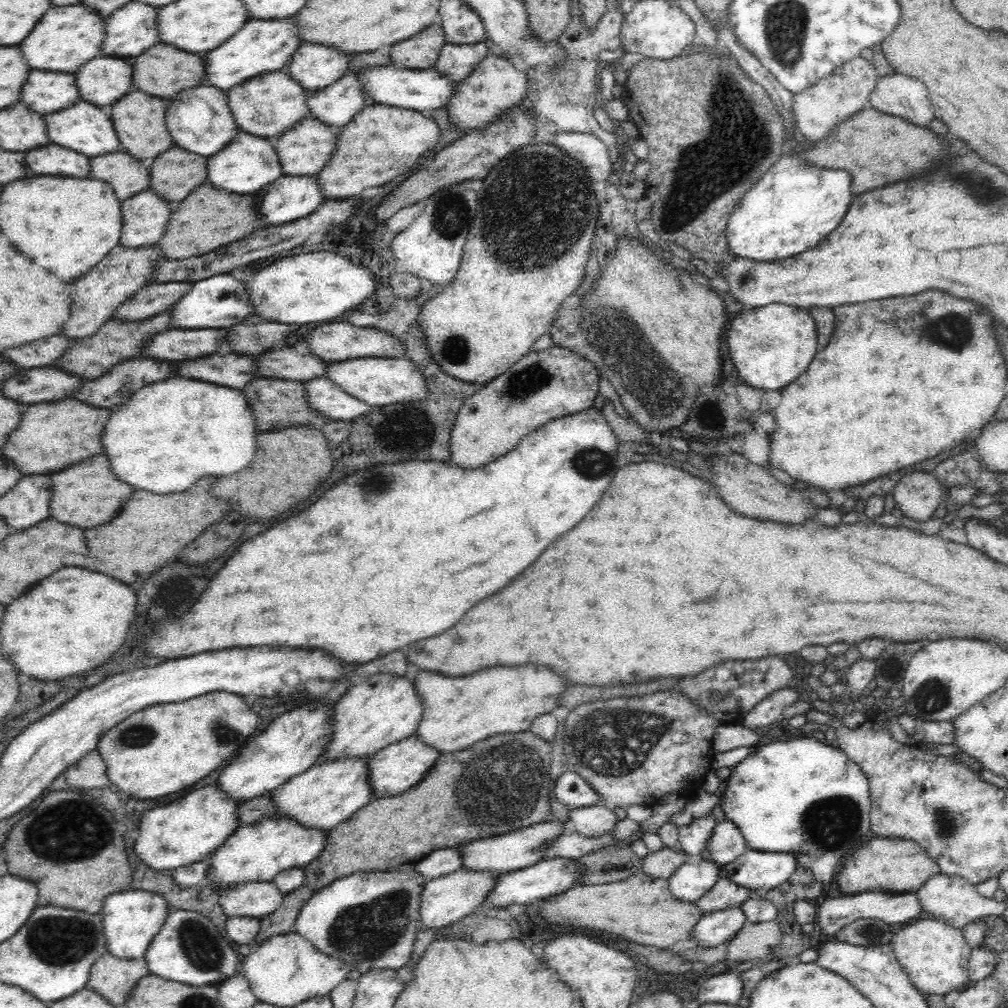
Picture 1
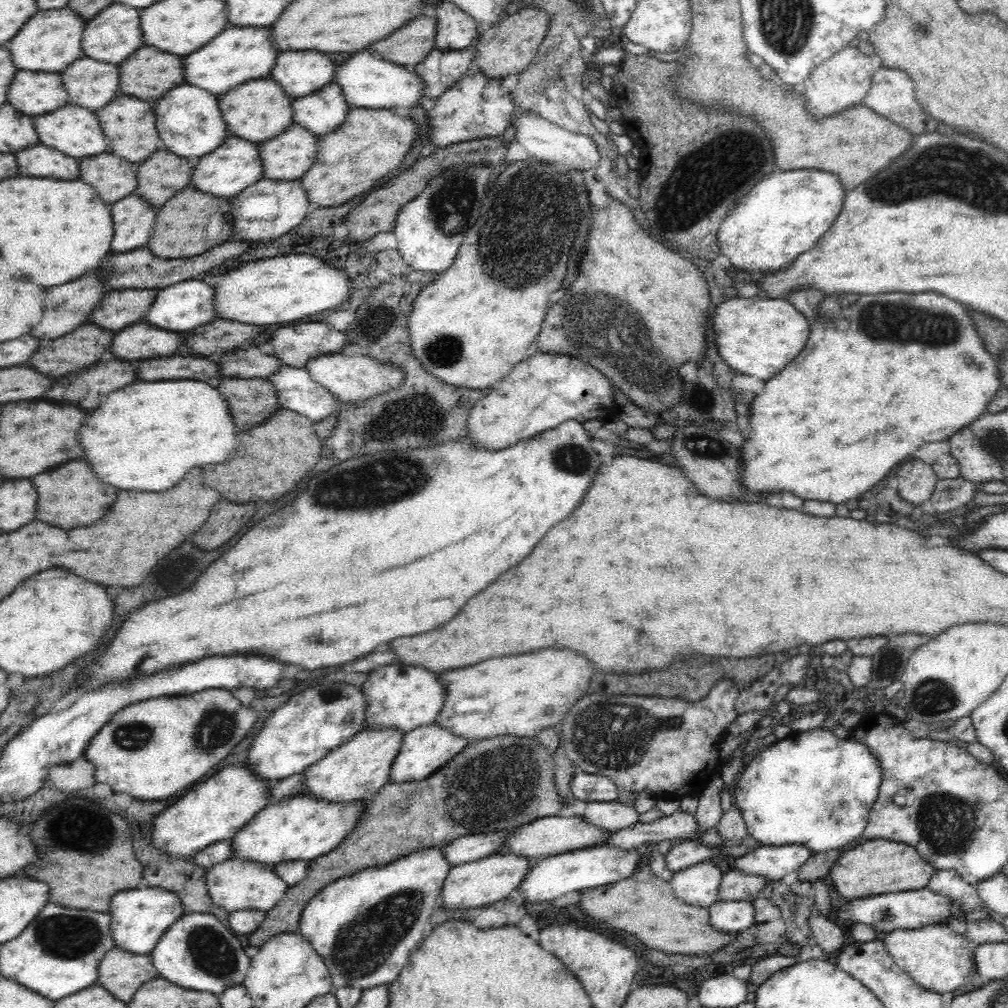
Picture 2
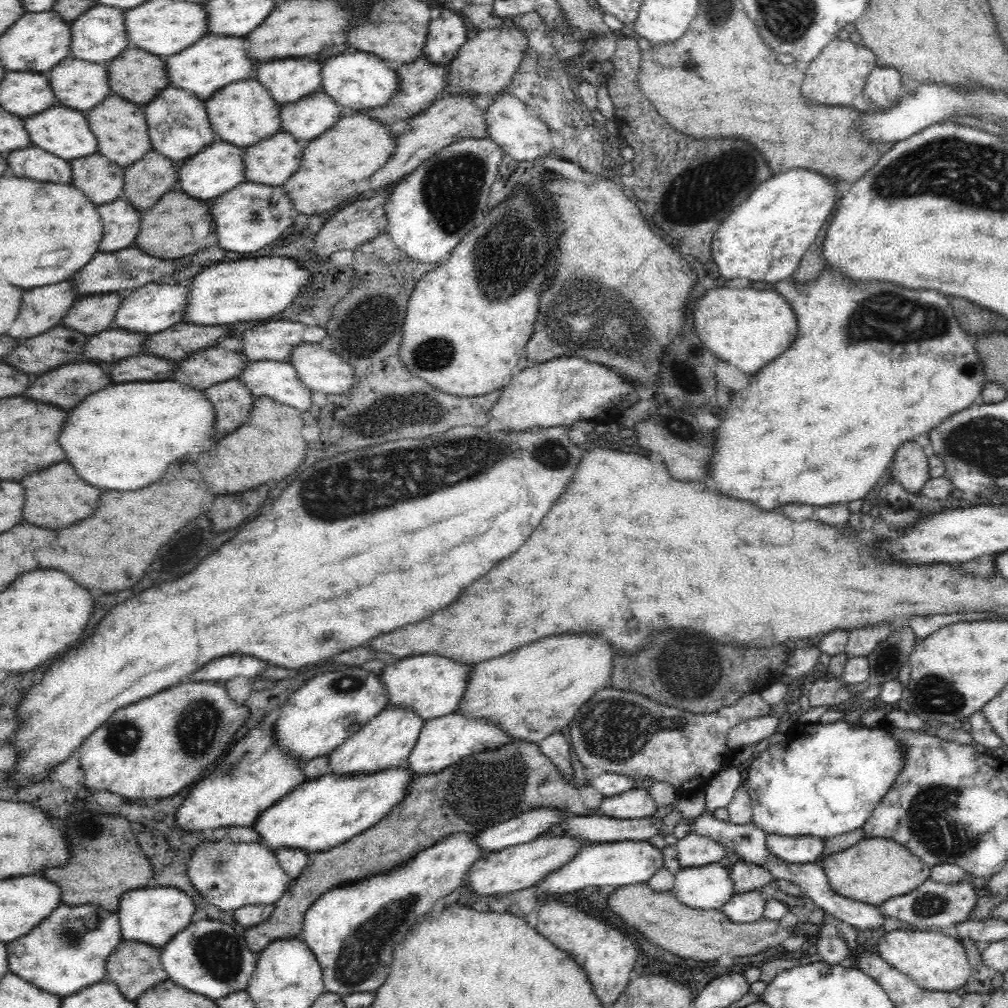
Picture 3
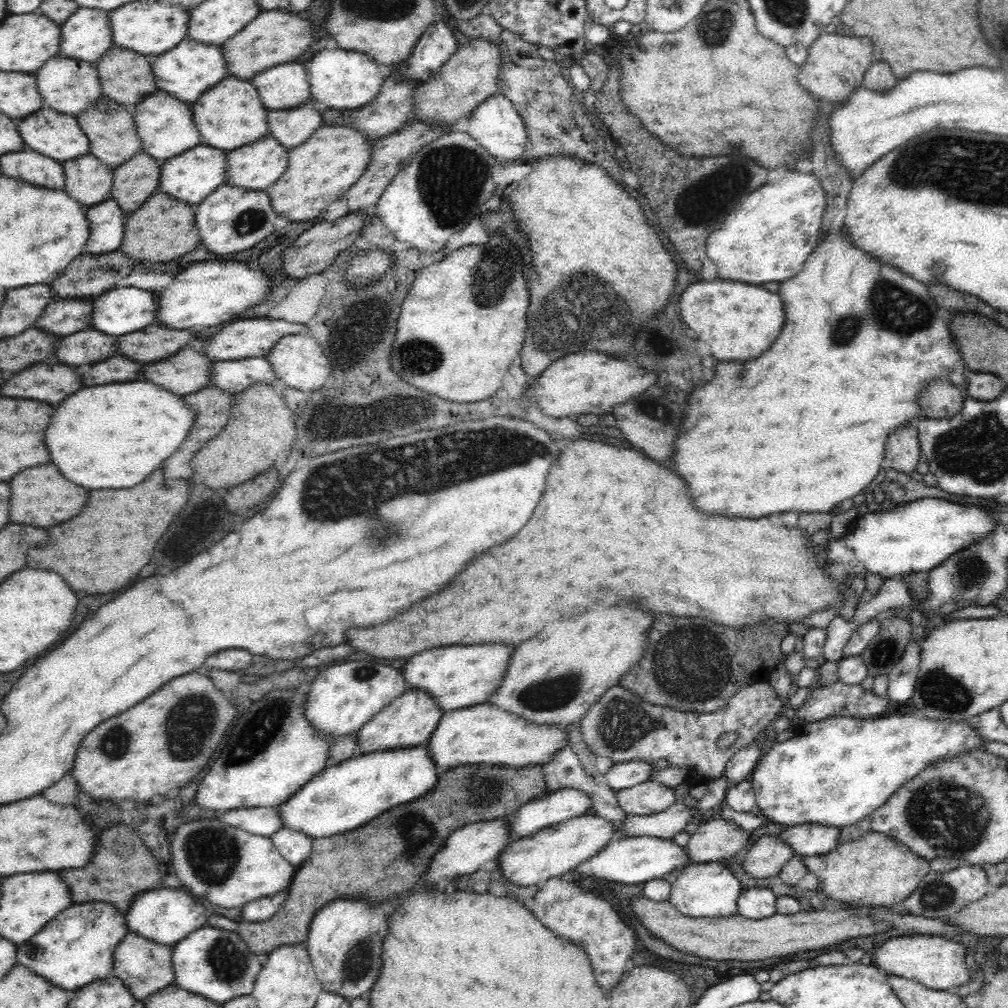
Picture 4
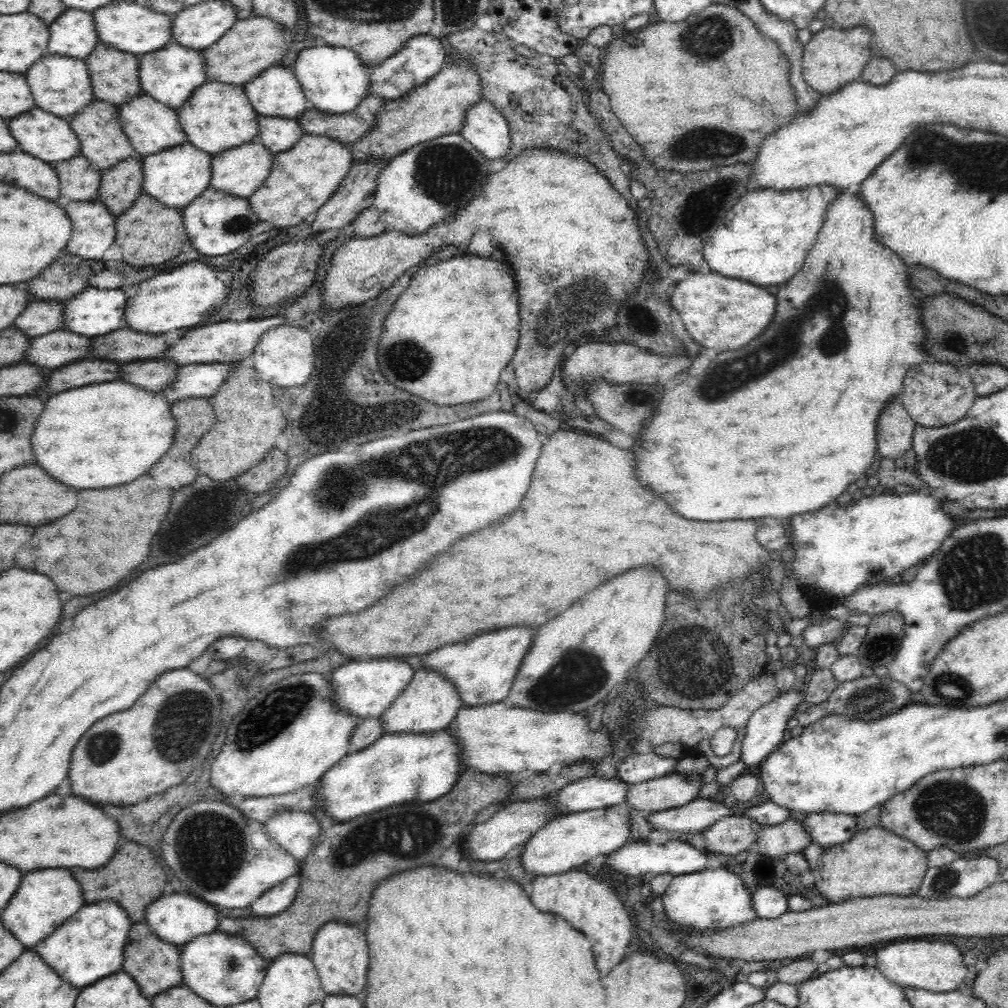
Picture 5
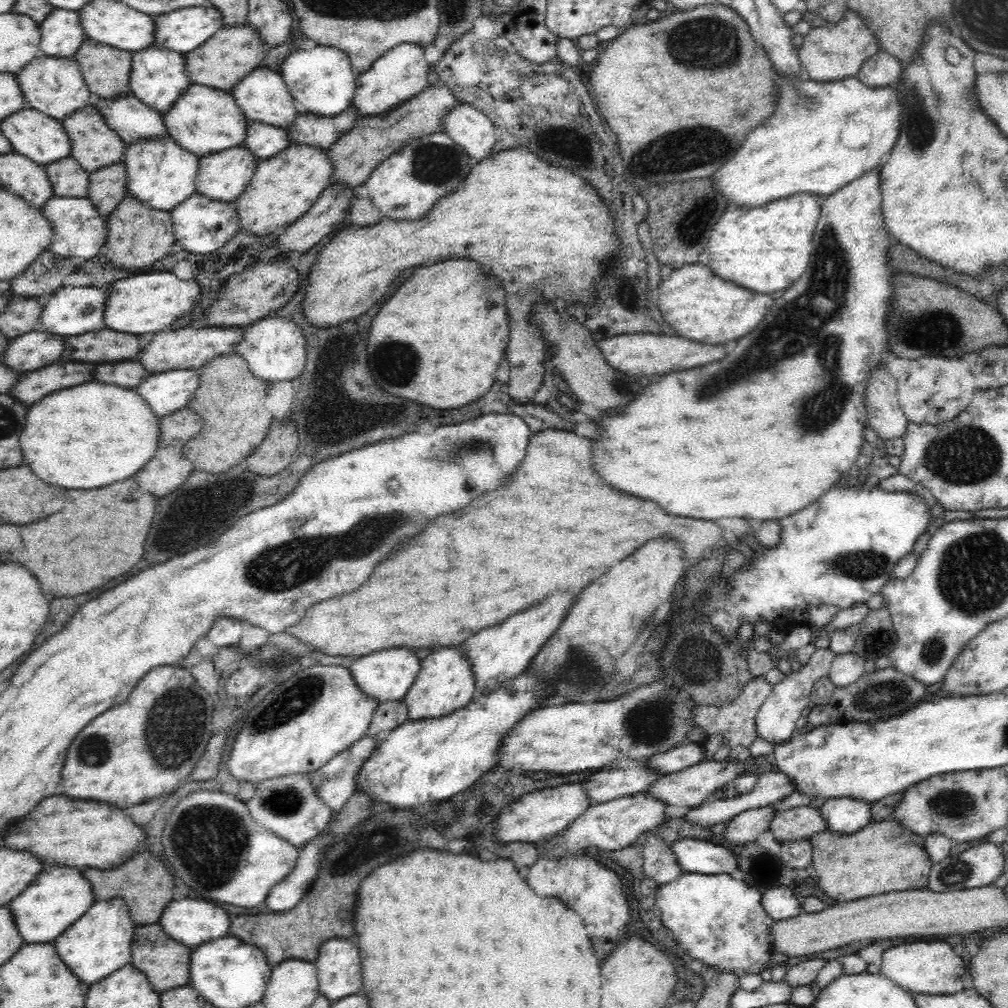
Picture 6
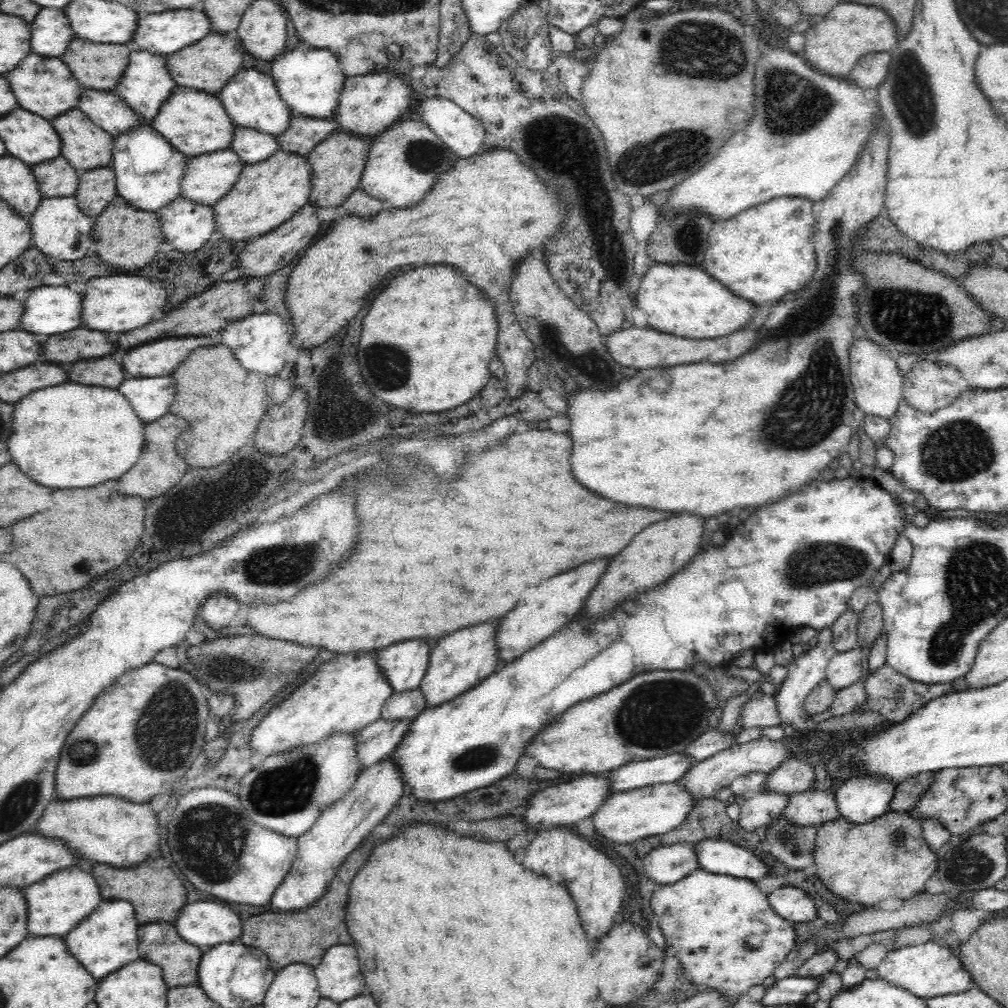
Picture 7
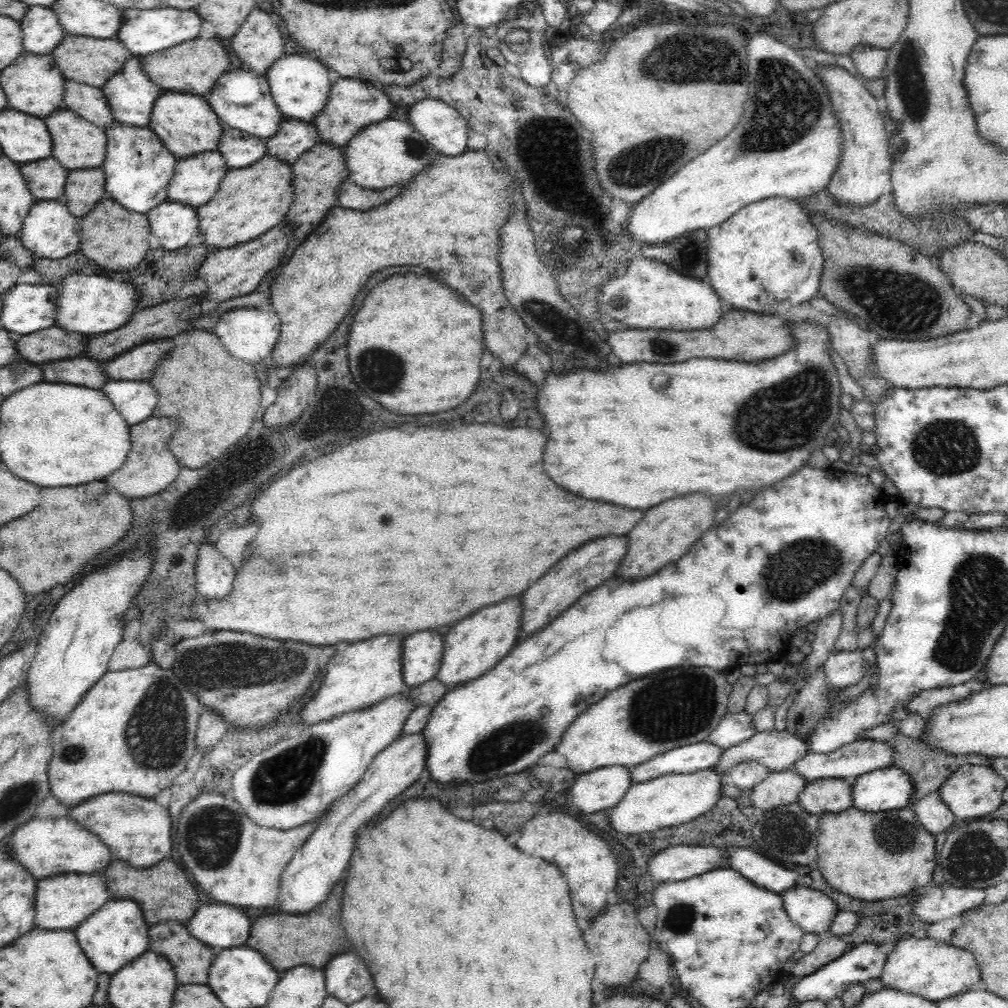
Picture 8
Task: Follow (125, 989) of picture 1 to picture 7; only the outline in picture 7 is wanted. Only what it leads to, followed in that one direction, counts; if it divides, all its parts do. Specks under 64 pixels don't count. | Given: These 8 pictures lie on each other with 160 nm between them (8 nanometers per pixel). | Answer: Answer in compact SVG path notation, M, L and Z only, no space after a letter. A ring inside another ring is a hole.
M169 922L148 923L148 926L140 925L137 935L139 939L137 947L139 958L160 967L162 979L164 979L168 988L196 985L196 980L198 980L196 970L204 948L198 948L185 942L176 932L173 923Z

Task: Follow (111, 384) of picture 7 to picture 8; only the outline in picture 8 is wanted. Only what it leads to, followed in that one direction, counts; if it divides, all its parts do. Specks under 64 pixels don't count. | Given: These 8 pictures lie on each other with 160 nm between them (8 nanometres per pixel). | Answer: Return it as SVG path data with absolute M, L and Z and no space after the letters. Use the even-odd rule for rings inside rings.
M82 356L62 362L43 363L40 367L46 382L73 384L96 390L101 389L110 380L104 372L103 363Z

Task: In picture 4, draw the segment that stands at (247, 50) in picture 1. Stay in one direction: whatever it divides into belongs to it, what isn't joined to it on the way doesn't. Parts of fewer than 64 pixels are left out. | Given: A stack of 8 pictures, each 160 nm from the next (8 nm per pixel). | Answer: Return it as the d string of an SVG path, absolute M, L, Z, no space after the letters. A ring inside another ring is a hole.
M184 39L178 46L165 54L152 58L152 70L158 89L175 96L182 102L195 103L209 88L230 76L221 47L202 44L197 40Z

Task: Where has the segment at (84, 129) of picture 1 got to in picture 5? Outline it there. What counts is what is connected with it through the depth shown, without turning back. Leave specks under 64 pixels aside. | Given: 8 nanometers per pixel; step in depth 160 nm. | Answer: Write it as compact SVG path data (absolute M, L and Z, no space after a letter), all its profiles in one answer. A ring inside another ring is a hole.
M32 108L26 114L20 114L18 118L10 120L10 132L18 140L24 152L32 154L34 158L40 158L44 162L62 162L68 158L74 158L81 154L80 140L76 138L70 124L62 118L56 118L54 114L48 114L40 108Z

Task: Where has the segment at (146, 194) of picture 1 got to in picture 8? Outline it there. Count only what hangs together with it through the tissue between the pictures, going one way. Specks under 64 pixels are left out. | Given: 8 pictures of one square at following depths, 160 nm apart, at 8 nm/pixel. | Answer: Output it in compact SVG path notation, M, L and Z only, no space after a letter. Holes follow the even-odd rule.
M60 200L56 201L38 201L32 205L29 213L26 215L22 225L22 244L25 248L30 250L36 258L68 258L79 250L80 246L80 226L81 219L74 216L68 207Z

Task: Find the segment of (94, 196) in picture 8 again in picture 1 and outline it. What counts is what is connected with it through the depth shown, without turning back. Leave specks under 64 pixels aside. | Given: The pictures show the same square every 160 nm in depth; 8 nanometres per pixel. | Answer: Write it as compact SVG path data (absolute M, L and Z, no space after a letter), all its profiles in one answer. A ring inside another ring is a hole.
M174 146L170 150L164 151L160 156L150 161L151 183L149 188L166 202L180 202L190 196L190 193L201 184L206 182L207 178L207 157L188 152L183 148Z

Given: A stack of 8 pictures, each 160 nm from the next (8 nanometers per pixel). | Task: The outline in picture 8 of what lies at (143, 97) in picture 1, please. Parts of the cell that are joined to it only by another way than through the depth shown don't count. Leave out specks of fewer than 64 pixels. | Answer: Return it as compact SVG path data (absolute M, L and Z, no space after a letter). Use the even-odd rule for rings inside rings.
M60 109L50 118L46 118L46 126L54 140L52 156L58 159L69 171L95 169L104 164L107 149L107 134L105 129L92 124L85 118L80 118L73 110Z

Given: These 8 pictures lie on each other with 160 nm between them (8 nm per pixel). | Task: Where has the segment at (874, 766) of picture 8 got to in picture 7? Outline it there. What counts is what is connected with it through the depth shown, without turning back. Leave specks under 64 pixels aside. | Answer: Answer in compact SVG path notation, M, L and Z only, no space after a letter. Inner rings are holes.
M786 760L772 772L766 773L759 791L770 791L790 796L808 791L814 782L814 767L804 760Z

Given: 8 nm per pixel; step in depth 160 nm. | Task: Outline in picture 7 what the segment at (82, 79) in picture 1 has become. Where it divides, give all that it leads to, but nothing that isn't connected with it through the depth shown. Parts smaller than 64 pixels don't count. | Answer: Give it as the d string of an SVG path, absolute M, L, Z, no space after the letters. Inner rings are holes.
M28 54L18 66L6 74L18 104L24 110L30 110L42 118L58 118L64 112L76 109L83 95L83 88L78 80L72 76L72 71L66 66L64 60L58 57L42 57L38 54ZM46 64L46 66L44 66ZM46 68L46 70L44 70Z

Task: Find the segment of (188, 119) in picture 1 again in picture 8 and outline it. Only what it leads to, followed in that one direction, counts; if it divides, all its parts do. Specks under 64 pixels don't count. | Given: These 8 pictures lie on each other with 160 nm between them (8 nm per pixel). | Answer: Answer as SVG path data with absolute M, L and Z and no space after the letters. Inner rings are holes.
M68 80L65 86L64 102L70 110L101 129L107 129L116 123L103 89Z

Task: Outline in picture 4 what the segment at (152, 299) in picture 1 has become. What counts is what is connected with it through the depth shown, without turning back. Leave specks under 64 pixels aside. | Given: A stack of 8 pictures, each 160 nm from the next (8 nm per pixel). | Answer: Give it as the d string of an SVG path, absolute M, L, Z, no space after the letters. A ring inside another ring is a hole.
M54 299L44 309L35 326L65 337L92 328L93 301L89 299Z

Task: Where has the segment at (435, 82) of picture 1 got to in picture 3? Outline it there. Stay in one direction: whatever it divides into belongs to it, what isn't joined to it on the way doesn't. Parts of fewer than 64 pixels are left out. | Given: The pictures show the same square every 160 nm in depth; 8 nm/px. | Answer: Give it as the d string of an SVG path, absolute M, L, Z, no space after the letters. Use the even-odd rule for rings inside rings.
M357 52L334 56L322 64L321 89L344 111L366 111L386 106L399 89L399 78L394 66L371 53Z

